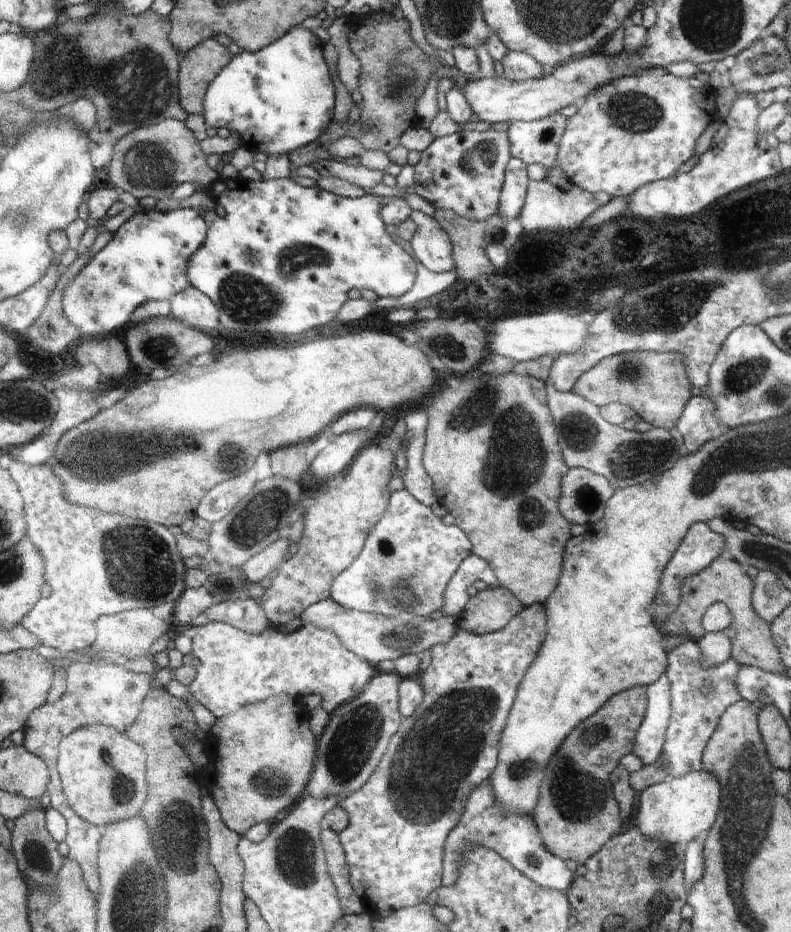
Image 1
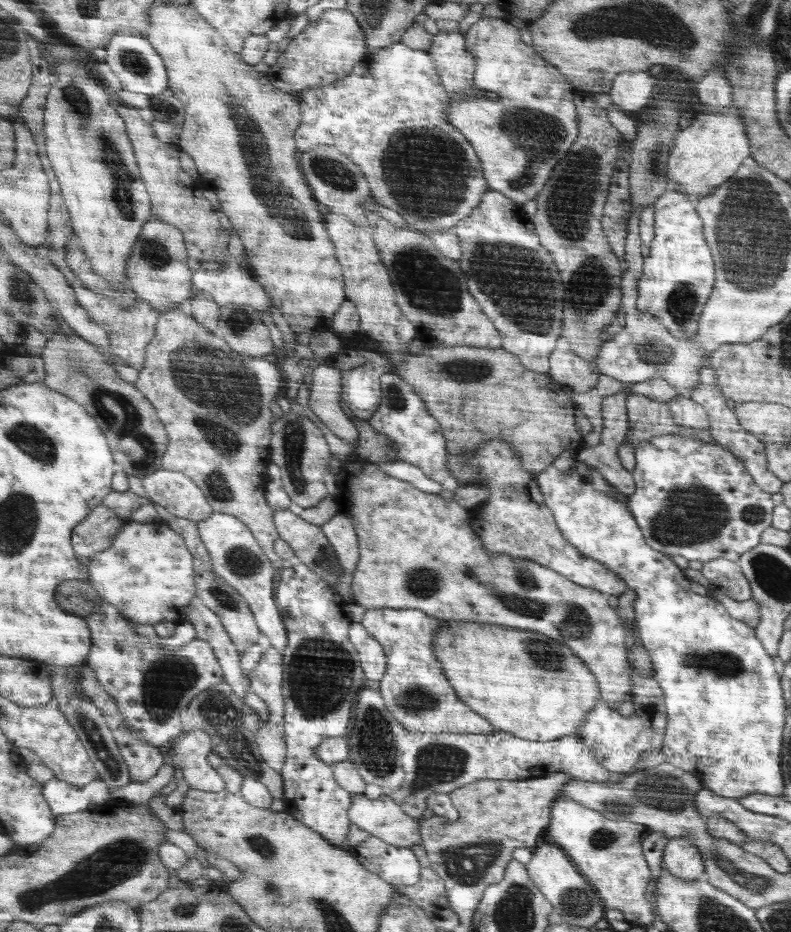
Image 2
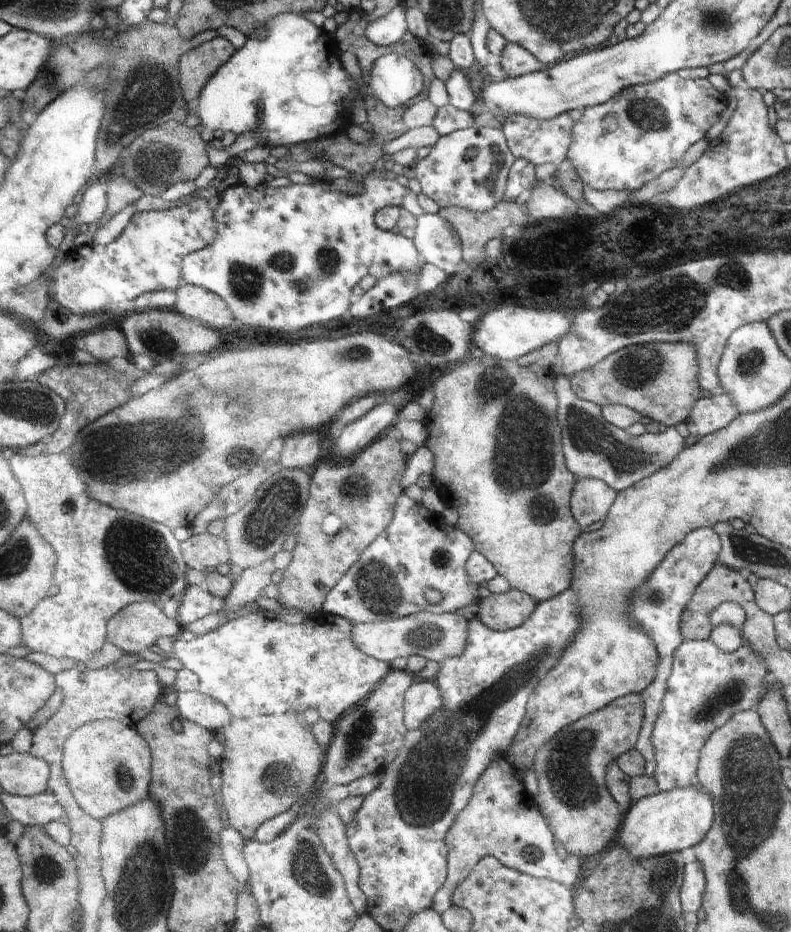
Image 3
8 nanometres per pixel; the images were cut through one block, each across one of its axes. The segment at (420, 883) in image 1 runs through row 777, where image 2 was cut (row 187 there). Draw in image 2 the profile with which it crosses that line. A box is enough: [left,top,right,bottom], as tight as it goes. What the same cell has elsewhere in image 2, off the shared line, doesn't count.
[297,42,491,234]

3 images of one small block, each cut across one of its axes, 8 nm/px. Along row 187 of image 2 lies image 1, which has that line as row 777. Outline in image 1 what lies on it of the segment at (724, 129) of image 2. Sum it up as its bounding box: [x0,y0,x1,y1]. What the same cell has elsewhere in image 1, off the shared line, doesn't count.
[629,769,721,844]

